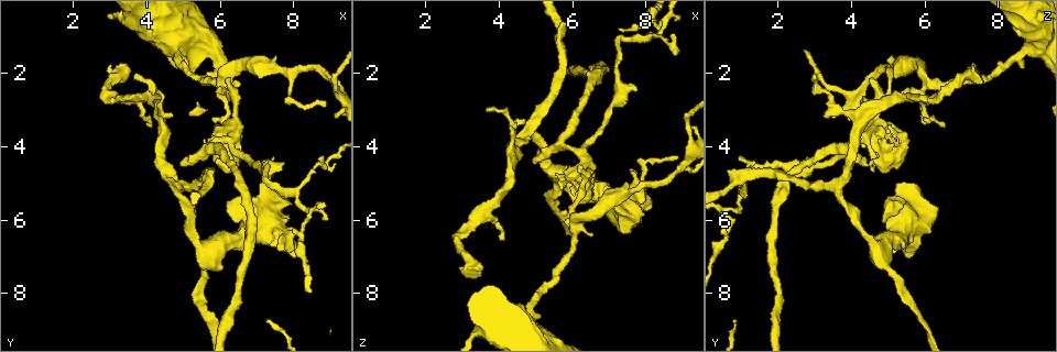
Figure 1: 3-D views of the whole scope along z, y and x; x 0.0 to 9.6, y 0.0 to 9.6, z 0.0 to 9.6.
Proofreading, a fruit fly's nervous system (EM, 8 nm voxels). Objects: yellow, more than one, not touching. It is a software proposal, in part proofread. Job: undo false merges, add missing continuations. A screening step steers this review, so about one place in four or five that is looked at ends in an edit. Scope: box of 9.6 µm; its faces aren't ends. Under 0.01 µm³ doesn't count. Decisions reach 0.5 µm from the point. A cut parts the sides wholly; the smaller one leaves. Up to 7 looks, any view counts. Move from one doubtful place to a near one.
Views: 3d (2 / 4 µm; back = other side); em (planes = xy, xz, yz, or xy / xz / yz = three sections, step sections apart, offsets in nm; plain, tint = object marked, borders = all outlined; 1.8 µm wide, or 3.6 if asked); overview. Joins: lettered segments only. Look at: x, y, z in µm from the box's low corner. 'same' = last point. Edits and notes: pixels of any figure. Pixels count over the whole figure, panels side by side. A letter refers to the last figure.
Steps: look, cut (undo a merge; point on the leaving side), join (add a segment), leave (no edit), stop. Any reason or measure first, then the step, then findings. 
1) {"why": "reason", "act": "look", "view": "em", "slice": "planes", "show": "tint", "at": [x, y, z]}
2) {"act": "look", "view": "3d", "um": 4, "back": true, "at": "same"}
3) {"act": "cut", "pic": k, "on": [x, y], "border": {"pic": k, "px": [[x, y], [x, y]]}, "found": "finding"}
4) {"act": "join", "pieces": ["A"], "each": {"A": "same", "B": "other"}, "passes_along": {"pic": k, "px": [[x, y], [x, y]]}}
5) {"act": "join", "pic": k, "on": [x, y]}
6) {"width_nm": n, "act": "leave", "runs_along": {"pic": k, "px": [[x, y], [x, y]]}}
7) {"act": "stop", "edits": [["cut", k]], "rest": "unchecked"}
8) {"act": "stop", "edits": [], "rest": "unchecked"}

{"why": "three-way junction", "act": "look", "view": "3d", "um": 2, "at": [6.15, 2.35, 6.10]}

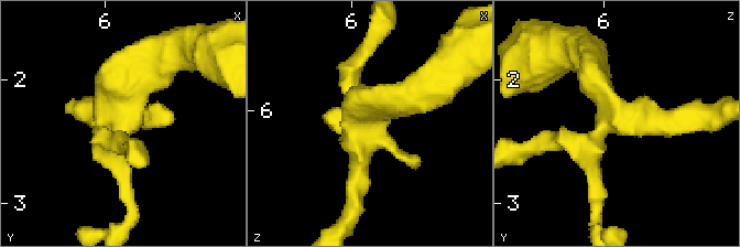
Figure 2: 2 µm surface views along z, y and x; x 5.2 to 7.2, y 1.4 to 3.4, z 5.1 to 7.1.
{"act": "look", "view": "em", "slice": "planes", "show": "borders", "at": [6.10, 2.32, 6.06]}

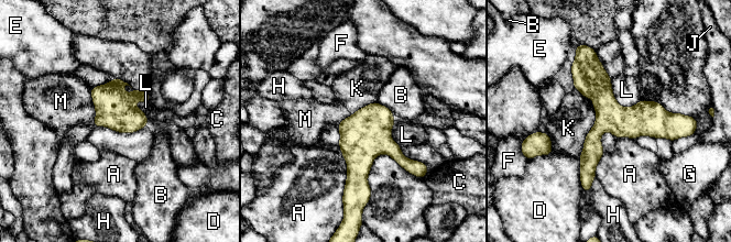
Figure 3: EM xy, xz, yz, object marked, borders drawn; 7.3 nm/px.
{"act": "leave", "each": {"A": "other", "B": "other", "C": "other", "D": "other", "E": "other", "F": "other", "G": "other", "H": "other", "J": "other", "K": "other", "L": "other", "M": "other"}, "runs_along": {"pic": 3, "px": [[676, 116], [608, 121], [584, 180]]}, "found": "one cell here"}

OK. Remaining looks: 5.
{"why": "closes a loop", "act": "look", "view": "em", "slice": "xz", "step": 8, "show": "borders", "at": [6.35, 3.65, 4.65]}

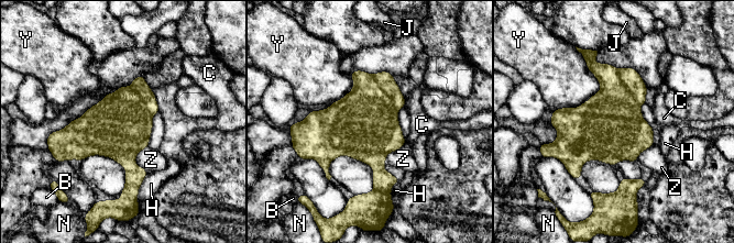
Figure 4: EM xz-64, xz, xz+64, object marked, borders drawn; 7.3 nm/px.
{"width_nm": 460, "act": "cut", "pic": 4, "on": [365, 120], "each": {"B": "other", "C": "other", "H": "other", "J": "other", "N": "other", "Y": "other", "Z": "other"}, "border": {"pic": 4, "px": [[372, 76], [391, 99], [396, 110]]}, "found": "two cells meet here"}

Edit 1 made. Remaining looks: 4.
{"why": "see it whole again", "act": "look", "view": "overview"}

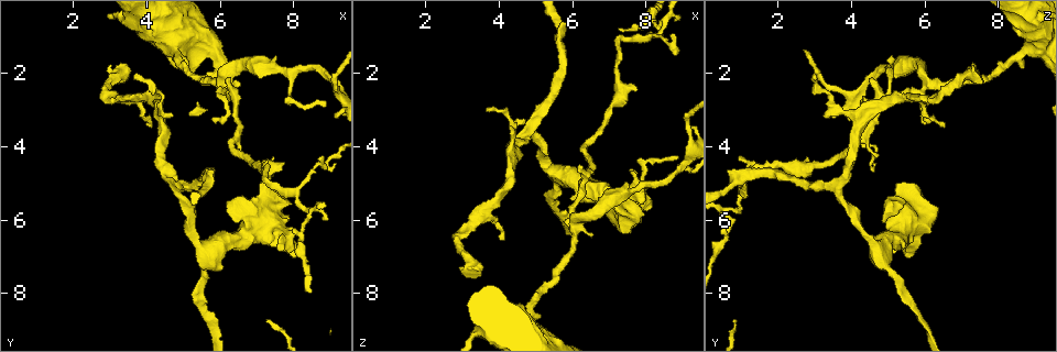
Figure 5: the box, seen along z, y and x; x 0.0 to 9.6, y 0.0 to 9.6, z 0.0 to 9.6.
{"act": "look", "view": "3d", "um": 4, "at": [7.20, 4.50, 2.05]}

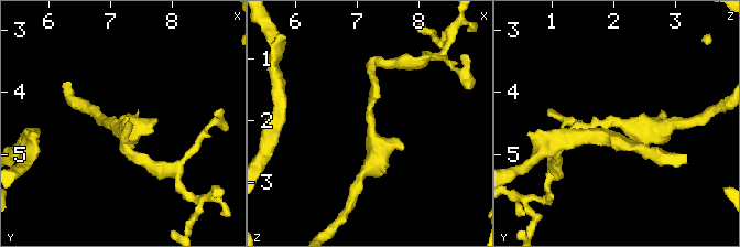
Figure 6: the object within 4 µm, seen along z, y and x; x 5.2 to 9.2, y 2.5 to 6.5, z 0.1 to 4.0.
{"arm_widths_nm": [170, 200], "act": "look", "view": "em", "slice": "planes", "show": "borders", "at": [7.20, 4.50, 2.10]}

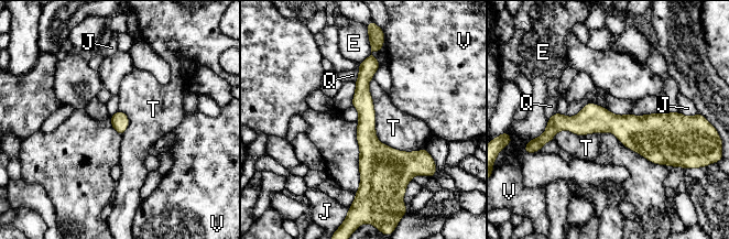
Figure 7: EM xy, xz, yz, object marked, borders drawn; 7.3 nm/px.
{"act": "leave", "each": {"E": "other", "J": "other", "Q": "other", "T": "other", "V": "other"}, "runs_along": {"pic": 7, "px": [[676, 118], [558, 123], [545, 136]]}, "found": "one cell here"}

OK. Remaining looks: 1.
{"act": "stop", "edits": [["cut", 4]], "rest": "unchecked"}

